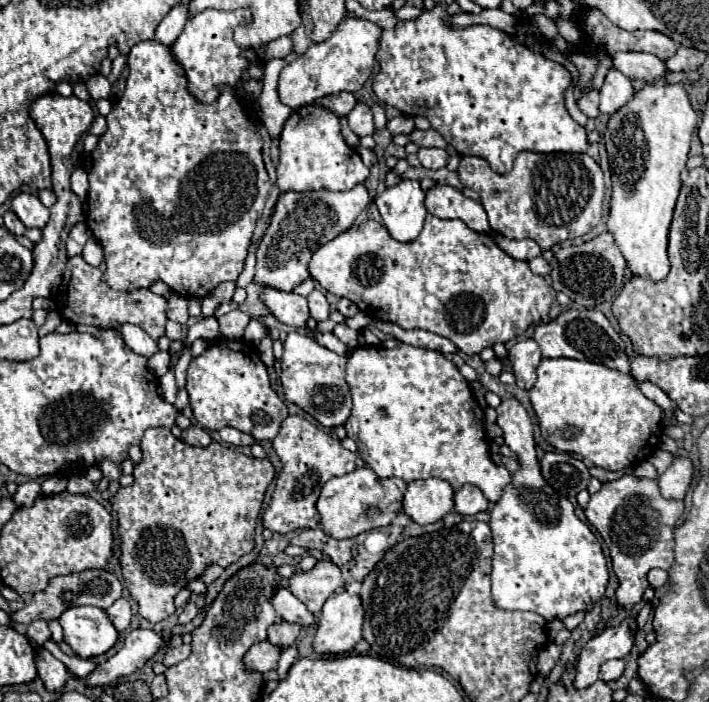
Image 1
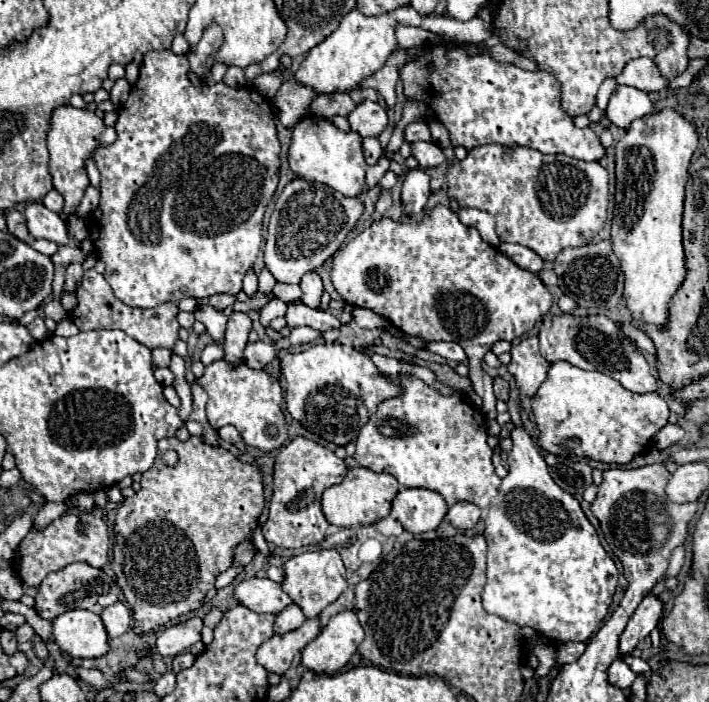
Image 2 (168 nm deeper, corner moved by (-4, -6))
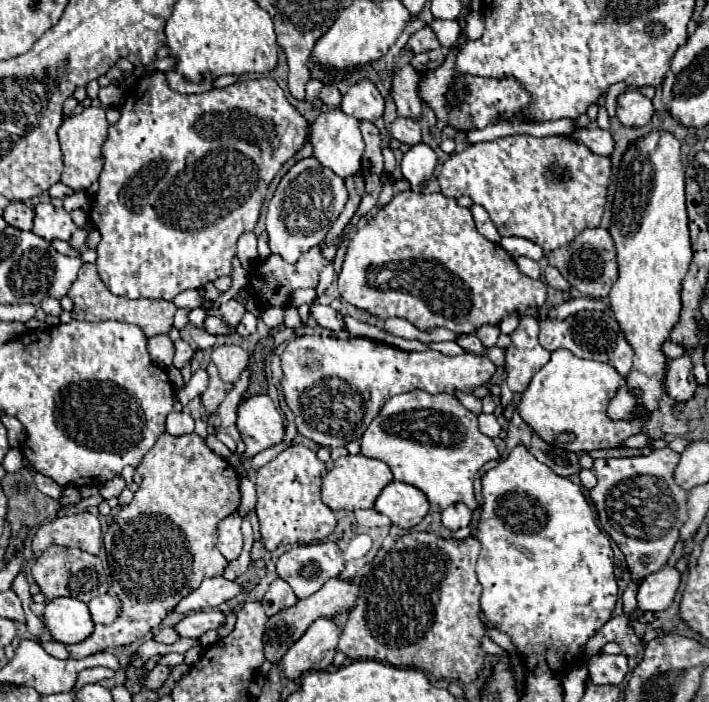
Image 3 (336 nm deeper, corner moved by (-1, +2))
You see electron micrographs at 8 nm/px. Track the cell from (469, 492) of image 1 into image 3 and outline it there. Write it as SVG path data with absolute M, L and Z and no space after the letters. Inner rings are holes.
M454 503L442 511L442 525L450 531L458 531L462 527L468 527L470 519L472 519L472 511L464 503Z

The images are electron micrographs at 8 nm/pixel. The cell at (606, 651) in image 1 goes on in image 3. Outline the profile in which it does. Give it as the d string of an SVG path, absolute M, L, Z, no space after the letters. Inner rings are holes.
M664 565L656 573L648 575L638 589L638 607L642 611L664 611L672 605L680 585L680 571Z

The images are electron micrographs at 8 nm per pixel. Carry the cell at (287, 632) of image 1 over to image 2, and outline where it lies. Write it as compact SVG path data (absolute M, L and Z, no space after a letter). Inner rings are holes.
M289 605L285 611L281 611L277 615L275 633L283 635L283 633L289 633L289 631L295 631L295 629L299 629L299 625L303 625L303 621L305 621L303 611L297 605Z

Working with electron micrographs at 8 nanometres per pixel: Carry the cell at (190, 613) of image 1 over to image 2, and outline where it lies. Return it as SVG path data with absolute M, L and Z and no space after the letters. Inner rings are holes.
M191 617L179 625L173 625L165 631L161 631L155 639L155 643L141 647L135 651L135 655L139 659L143 657L153 657L153 655L161 655L161 657L175 657L183 651L187 651L193 643L197 643L201 639L201 627L203 621L199 617Z

